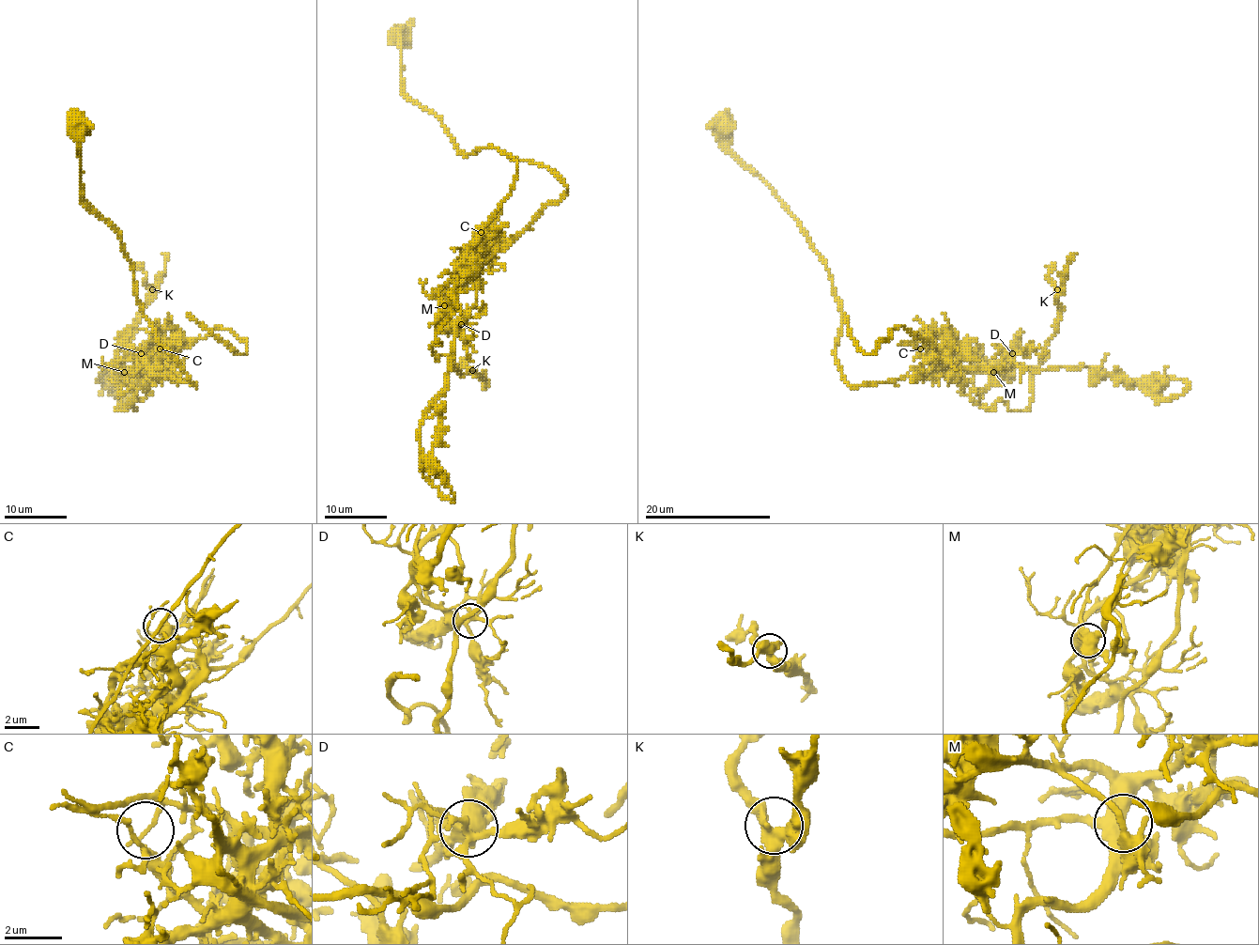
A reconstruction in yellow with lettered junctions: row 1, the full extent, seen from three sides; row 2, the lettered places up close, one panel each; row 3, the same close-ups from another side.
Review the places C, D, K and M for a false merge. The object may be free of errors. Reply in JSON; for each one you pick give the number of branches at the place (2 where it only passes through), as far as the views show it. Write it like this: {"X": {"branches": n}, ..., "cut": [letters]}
{"C": {"branches": 2}, "cut": ["C"]}

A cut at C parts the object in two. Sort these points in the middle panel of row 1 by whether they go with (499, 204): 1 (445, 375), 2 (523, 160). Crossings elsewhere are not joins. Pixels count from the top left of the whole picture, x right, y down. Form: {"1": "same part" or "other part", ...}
{"1": "other part", "2": "other part"}

